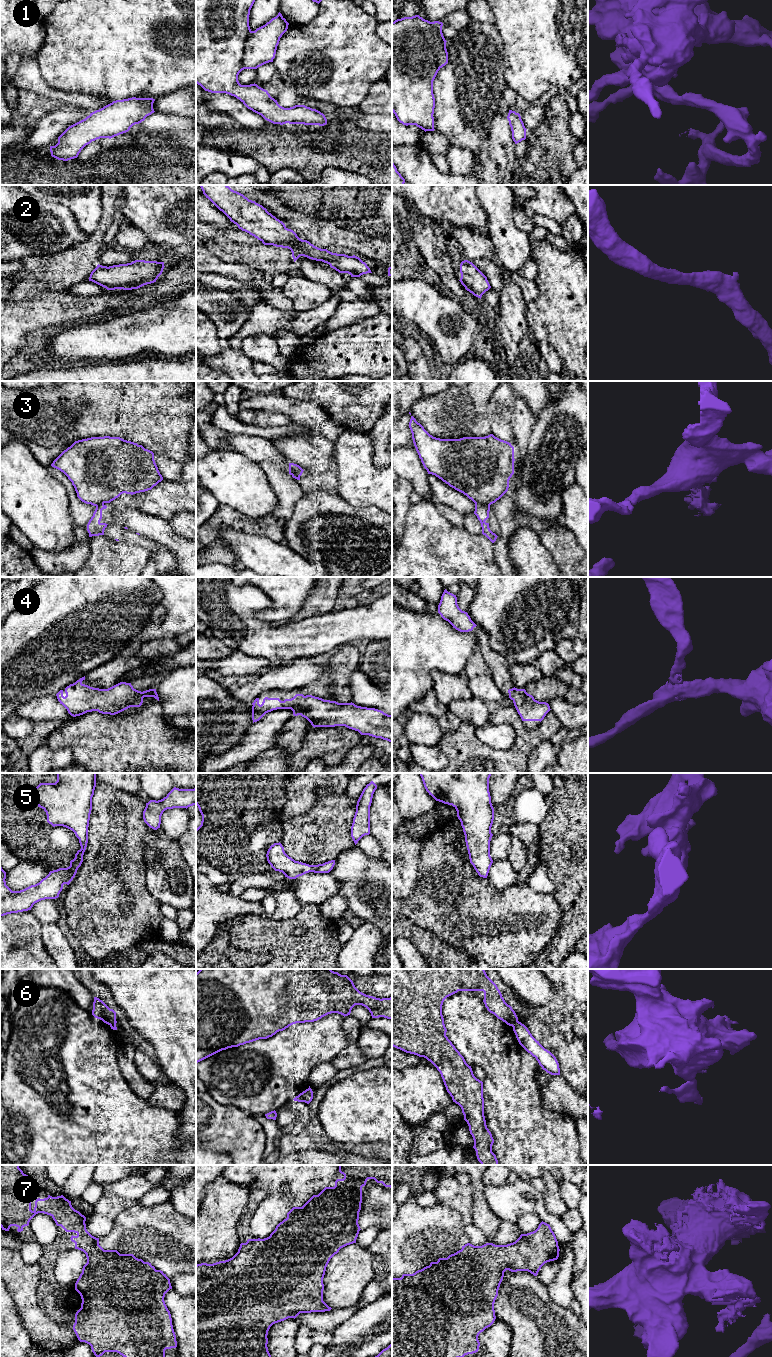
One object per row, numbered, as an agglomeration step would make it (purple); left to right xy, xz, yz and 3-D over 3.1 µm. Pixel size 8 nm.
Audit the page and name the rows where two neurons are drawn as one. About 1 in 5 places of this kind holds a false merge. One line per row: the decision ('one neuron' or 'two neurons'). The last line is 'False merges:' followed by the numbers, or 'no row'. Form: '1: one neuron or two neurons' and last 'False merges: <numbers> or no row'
1: one neuron
2: one neuron
3: two neurons
4: one neuron
5: one neuron
6: two neurons
7: one neuron
False merges: 3, 6

